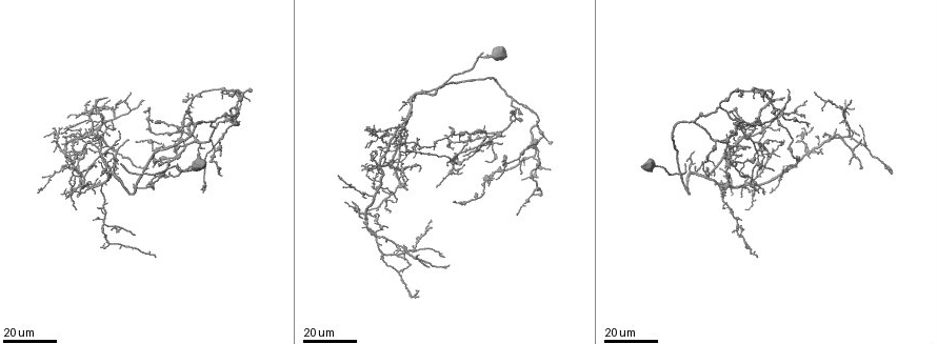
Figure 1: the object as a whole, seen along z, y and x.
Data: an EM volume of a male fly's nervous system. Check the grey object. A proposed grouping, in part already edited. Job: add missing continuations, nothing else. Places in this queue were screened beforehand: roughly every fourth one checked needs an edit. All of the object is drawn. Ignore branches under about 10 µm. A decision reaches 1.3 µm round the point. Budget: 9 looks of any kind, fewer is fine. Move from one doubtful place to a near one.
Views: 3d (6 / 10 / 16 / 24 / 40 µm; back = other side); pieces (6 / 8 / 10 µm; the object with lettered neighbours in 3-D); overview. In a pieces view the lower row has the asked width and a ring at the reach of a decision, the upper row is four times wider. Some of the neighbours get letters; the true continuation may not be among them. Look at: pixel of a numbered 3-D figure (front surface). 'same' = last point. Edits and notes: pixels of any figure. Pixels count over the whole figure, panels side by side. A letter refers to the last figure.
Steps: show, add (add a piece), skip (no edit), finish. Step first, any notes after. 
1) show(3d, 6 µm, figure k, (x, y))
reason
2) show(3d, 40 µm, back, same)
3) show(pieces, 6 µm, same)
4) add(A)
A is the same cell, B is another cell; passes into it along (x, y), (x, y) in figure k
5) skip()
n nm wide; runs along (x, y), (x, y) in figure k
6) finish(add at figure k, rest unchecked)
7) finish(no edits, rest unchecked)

show(3d, 24 µm, figure 1, (782, 97))
branch stops here

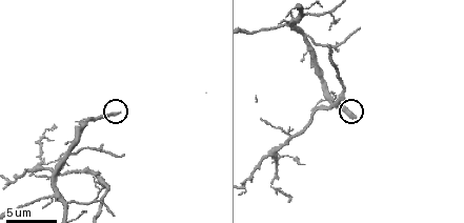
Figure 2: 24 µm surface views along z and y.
show(pieces, 8 µm, figure 2, (117, 111))

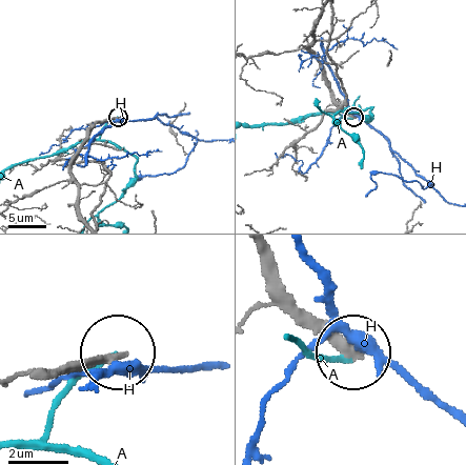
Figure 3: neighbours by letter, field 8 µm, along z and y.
skip()
A and H are other cells; runs along (266, 254), (279, 284), (351, 349) in figure 3; no lettered piece goes on from it

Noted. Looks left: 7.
show(3d, 16 µm, figure 1, (145, 100))
free end

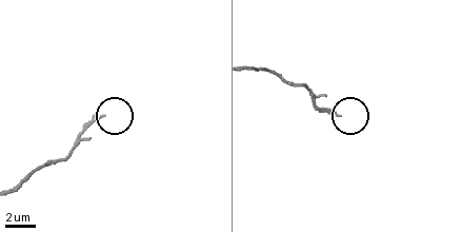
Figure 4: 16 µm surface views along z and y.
show(pieces, 6 µm, figure 4, (340, 117))

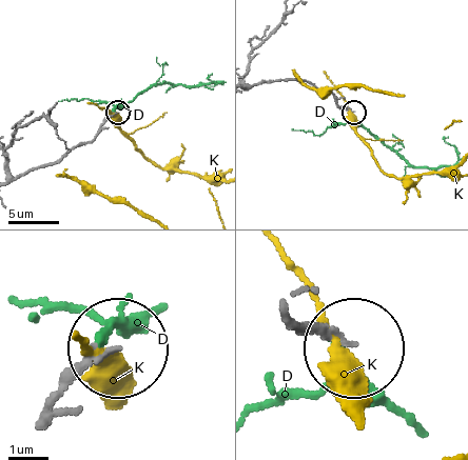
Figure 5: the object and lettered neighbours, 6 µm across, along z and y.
add(D)
D is the same cell, K is another cell; passes into it along (43, 416), (103, 336), (154, 315) in figure 5; the cell continues

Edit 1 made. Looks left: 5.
show(overview)

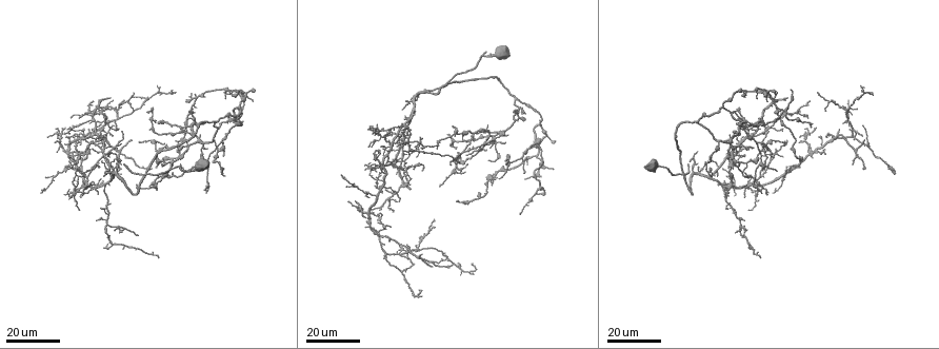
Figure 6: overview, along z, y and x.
show(3d, 24 µm, figure 6, (129, 139))
branch stops here

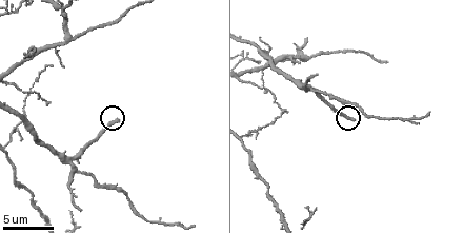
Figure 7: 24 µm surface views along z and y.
show(pieces, 8 µm, figure 7, (352, 118))

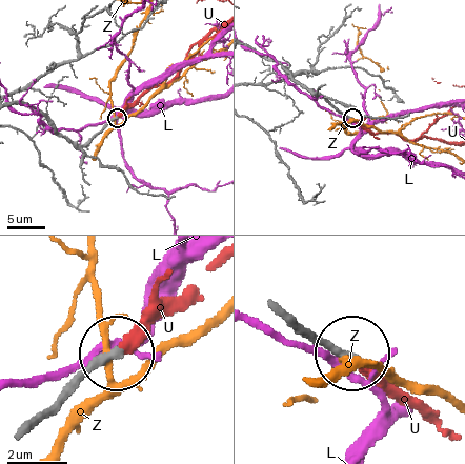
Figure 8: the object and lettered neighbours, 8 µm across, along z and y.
add(U)
250 nm wide; U is the same cell, L and Z are other cells; the cell continues

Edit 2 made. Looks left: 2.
finish(add at figure 5, add at figure 8, rest unchecked)

